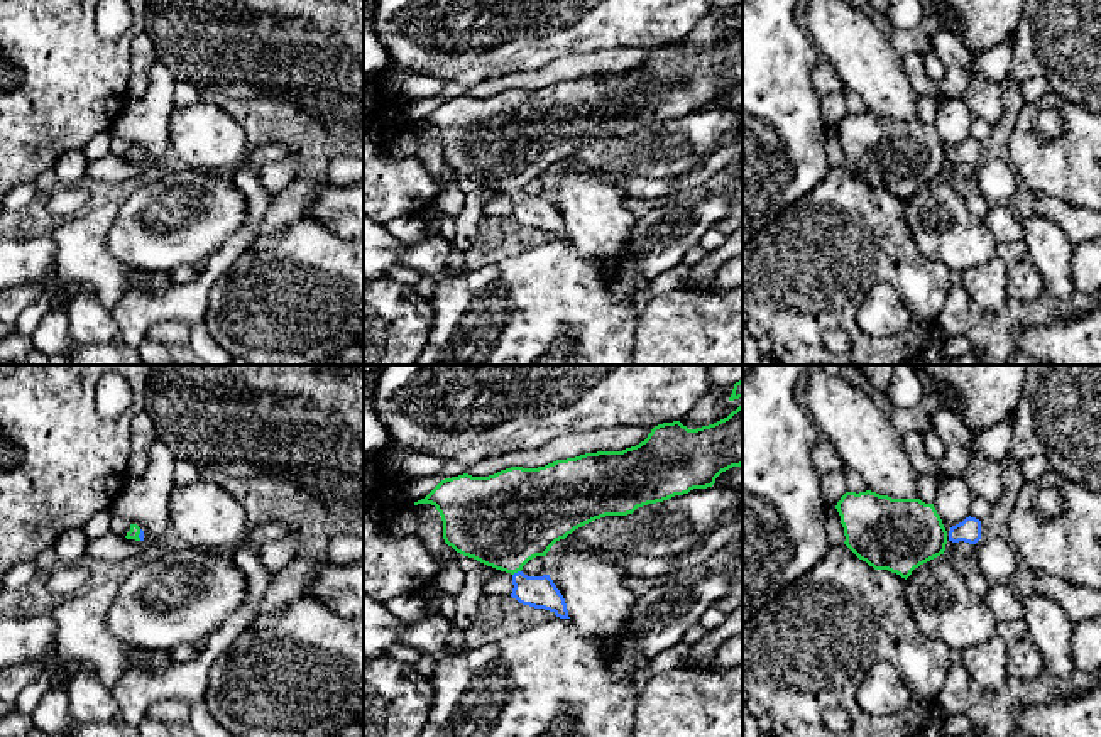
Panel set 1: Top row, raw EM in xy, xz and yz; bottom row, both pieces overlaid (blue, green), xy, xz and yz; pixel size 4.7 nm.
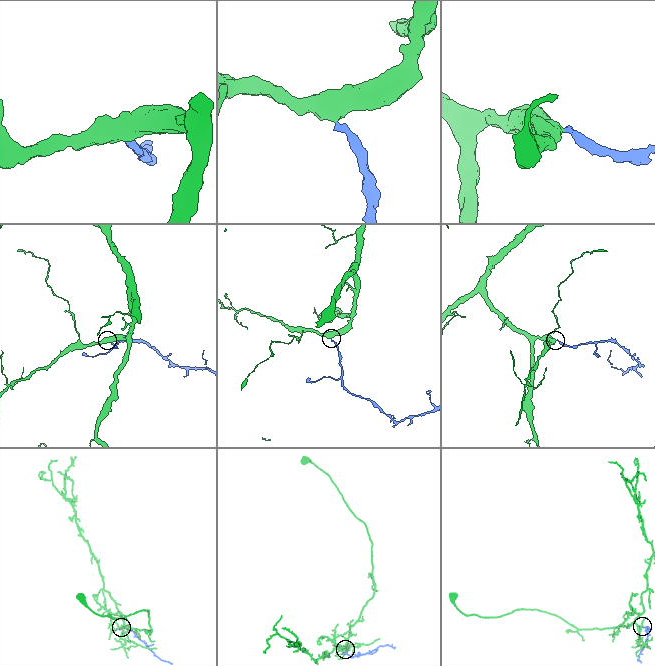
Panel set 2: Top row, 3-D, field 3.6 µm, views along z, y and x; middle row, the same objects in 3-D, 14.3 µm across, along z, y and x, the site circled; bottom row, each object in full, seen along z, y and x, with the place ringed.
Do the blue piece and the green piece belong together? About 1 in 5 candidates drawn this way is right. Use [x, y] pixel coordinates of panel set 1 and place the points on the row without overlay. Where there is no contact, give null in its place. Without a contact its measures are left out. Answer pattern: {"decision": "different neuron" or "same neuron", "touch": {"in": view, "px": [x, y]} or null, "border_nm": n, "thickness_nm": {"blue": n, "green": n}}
{"decision": "same neuron", "touch": {"in": "xz", "px": [518, 193]}, "border_nm": 50, "thickness_nm": {"blue": 160, "green": 440}}

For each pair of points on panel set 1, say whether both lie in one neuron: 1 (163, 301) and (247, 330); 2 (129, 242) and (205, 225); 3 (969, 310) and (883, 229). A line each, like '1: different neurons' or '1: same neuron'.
1: different neurons
2: same neuron
3: different neurons

